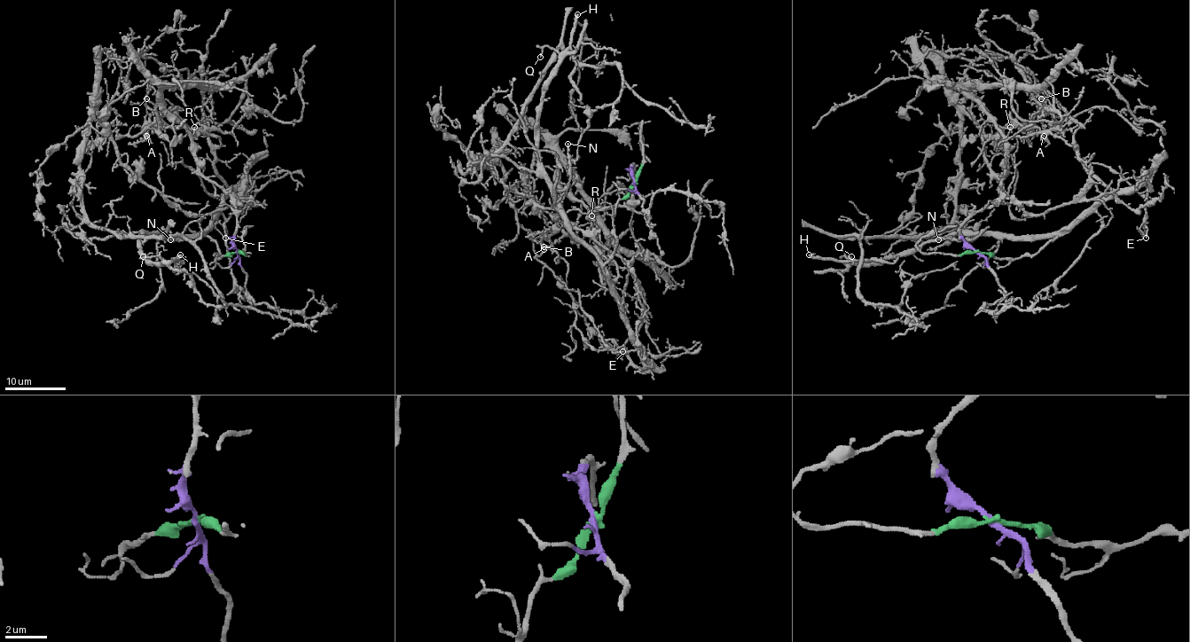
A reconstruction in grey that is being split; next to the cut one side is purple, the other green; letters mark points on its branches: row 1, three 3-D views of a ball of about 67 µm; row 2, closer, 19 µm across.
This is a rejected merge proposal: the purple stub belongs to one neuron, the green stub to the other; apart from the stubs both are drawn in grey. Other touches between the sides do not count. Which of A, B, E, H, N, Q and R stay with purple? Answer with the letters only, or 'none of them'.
A, B, R

